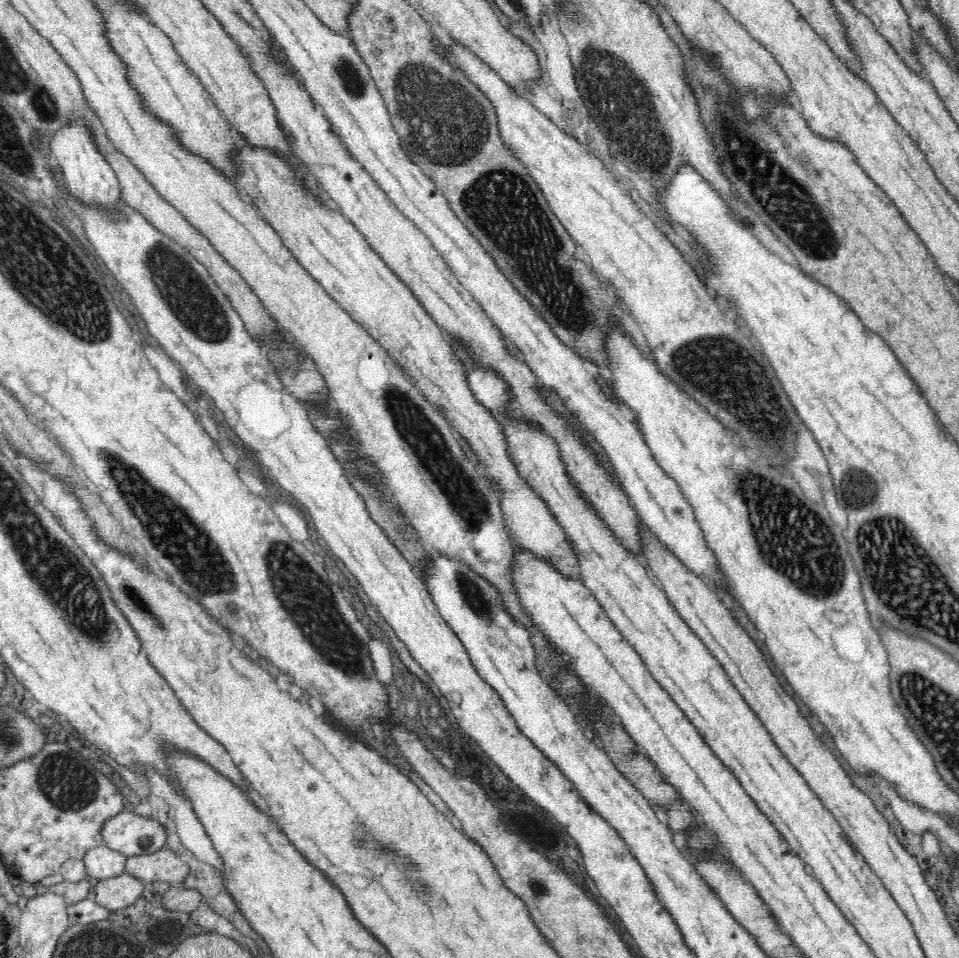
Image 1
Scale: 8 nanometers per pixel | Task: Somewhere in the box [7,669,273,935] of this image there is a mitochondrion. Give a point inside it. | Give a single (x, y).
(66, 784)

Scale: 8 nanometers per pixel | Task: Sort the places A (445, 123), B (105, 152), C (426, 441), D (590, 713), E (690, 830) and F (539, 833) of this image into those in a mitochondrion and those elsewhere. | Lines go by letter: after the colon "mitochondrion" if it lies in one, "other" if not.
A: mitochondrion
B: other
C: mitochondrion
D: other
E: other
F: other

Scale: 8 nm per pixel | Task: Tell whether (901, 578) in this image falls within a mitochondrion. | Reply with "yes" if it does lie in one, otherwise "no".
yes

